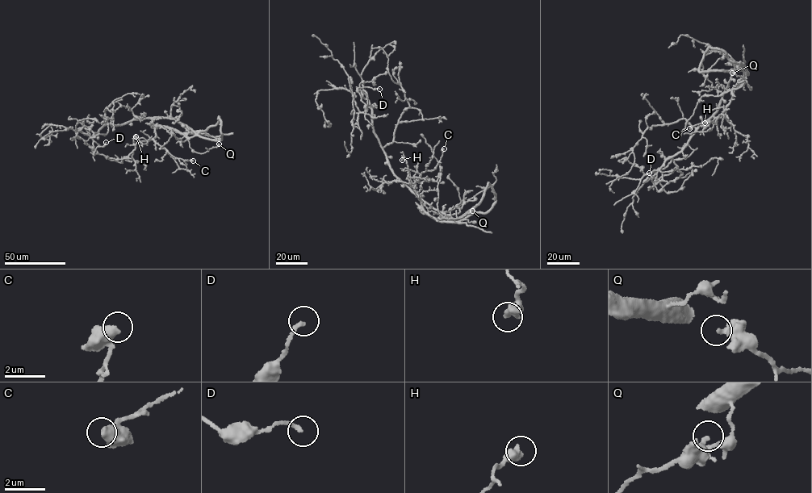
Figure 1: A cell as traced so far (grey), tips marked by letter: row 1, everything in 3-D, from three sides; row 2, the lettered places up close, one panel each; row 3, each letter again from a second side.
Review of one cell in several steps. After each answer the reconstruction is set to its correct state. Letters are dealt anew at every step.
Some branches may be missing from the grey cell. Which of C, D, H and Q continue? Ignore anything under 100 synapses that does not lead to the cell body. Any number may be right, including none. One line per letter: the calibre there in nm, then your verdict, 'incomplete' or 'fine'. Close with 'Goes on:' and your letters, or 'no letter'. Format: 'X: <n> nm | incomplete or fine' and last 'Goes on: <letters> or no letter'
C: 500 nm | fine
D: 200 nm | fine
H: 440 nm | fine
Q: 440 nm | fine
Goes on: no letter

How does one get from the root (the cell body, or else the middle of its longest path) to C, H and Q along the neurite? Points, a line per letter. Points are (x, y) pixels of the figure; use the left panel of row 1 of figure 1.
C: (134, 119), (173, 119), (188, 132), (180, 133), (156, 127), (153, 140), (175, 157), (193, 160)
H: (134, 119), (173, 119), (188, 131), (180, 133), (156, 127), (156, 135), (148, 139), (146, 144), (136, 136)
Q: (134, 119), (173, 119), (189, 130), (186, 136), (190, 147), (198, 152), (205, 152), (219, 144)

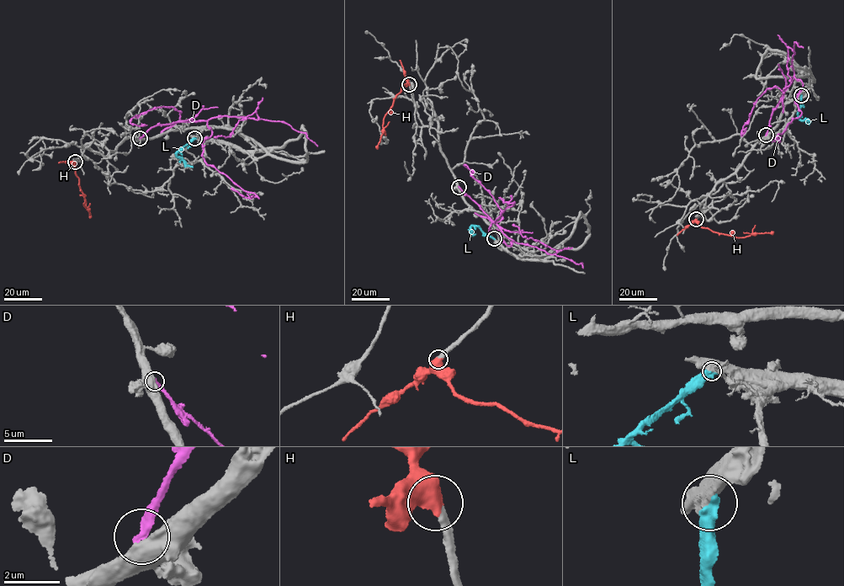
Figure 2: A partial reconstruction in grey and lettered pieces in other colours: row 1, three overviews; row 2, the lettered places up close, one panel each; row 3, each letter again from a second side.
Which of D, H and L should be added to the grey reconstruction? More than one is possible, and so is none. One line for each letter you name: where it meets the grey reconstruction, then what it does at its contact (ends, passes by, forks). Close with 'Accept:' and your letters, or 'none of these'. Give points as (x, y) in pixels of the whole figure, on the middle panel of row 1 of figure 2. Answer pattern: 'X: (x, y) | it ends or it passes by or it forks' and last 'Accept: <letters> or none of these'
H: (409, 84) | it ends
Accept: H

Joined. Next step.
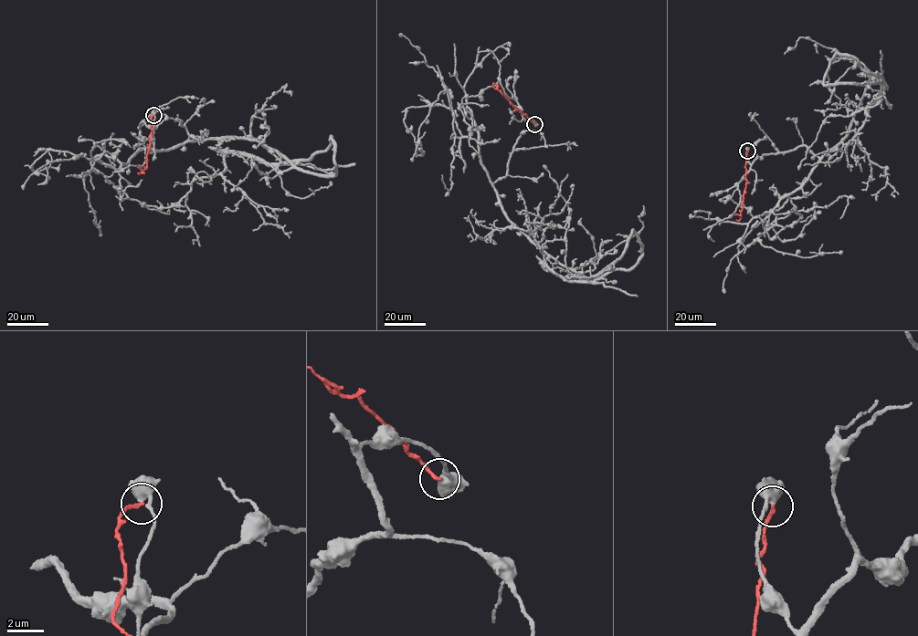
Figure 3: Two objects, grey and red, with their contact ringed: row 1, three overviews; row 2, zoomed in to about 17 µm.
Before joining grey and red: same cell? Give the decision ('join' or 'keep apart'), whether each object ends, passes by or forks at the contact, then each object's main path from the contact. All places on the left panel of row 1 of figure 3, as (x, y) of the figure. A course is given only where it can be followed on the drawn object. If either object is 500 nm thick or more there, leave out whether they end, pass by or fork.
keep apart; grey passes by; red ends there; grey runs (153, 115), (153, 130), (139, 127), (142, 149), (256, 140), (279, 162), (227, 153), (222, 176), (278, 210); red runs (153, 115), (151, 117), (152, 130), (146, 168), (139, 172)

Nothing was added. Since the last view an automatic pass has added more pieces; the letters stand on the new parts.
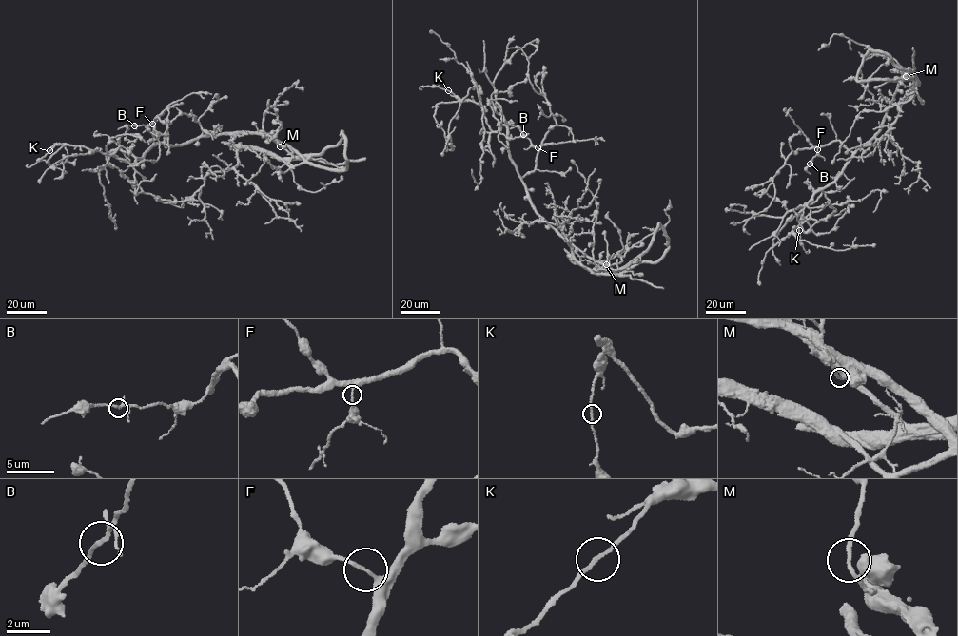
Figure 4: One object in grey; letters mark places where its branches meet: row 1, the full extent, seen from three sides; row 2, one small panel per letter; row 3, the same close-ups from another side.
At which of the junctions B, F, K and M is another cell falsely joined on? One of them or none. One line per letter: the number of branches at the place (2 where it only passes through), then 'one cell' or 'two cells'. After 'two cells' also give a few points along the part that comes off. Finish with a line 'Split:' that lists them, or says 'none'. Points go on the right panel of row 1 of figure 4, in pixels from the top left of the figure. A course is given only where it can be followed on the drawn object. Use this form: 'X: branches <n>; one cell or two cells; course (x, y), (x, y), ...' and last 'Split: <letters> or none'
B: branches 3; one cell
F: branches 2; one cell
K: branches 2; one cell
M: branches 3; one cell
Split: none

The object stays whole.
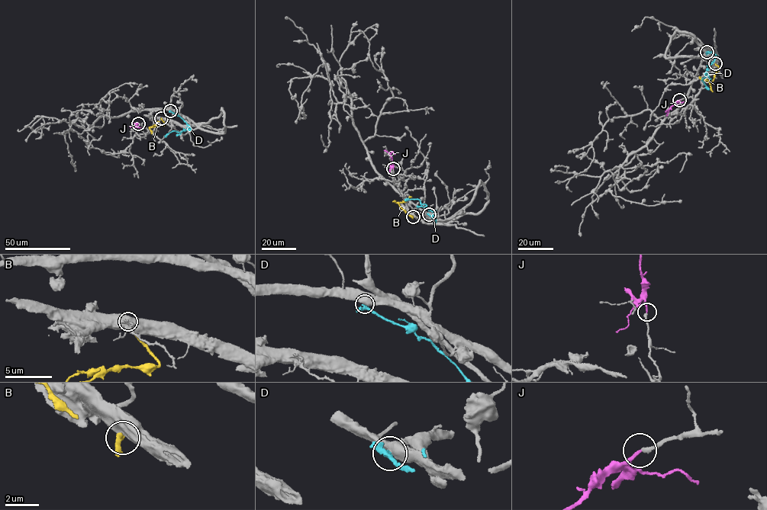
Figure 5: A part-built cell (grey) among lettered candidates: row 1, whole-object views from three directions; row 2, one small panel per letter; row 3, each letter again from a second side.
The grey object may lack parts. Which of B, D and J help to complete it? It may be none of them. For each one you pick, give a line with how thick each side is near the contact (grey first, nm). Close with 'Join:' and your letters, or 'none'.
J: calibres 260 and 140 nm
Join: J

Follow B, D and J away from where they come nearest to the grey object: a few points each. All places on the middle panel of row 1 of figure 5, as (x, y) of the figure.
B: (413, 216), (412, 218), (399, 204), (409, 197)
D: (429, 214), (434, 222), (435, 213), (425, 203), (421, 203), (418, 199), (404, 199)
J: (393, 168), (391, 153), (394, 154)

